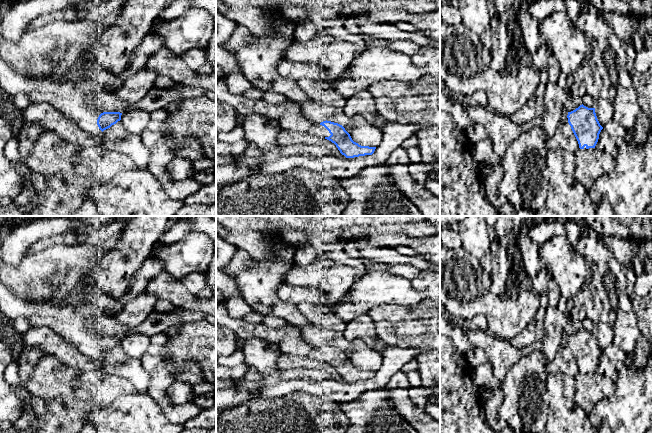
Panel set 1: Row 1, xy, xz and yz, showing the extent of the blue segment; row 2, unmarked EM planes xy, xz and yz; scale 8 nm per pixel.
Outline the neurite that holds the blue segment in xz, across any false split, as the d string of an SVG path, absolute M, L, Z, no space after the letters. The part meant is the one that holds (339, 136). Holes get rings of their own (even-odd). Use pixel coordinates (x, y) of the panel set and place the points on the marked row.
M224 77L216 80L216 98L231 105L239 116L260 114L277 120L283 130L321 136L334 143L346 158L372 155L376 149L354 142L345 128L338 123L326 120L320 124L313 124L303 115L299 104L290 101L269 104L263 99L254 100L245 95L235 95L229 91Z

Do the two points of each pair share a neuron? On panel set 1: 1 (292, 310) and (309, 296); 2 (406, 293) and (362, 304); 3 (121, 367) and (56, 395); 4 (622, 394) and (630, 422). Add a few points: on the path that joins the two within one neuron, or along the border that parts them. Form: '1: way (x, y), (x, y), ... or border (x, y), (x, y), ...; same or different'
1: border (276, 292), (281, 299), (296, 305); different
2: way (395, 293), (373, 293); same
3: border (98, 370), (104, 373), (115, 374), (121, 378); different
4: way (629, 401), (630, 415); same

